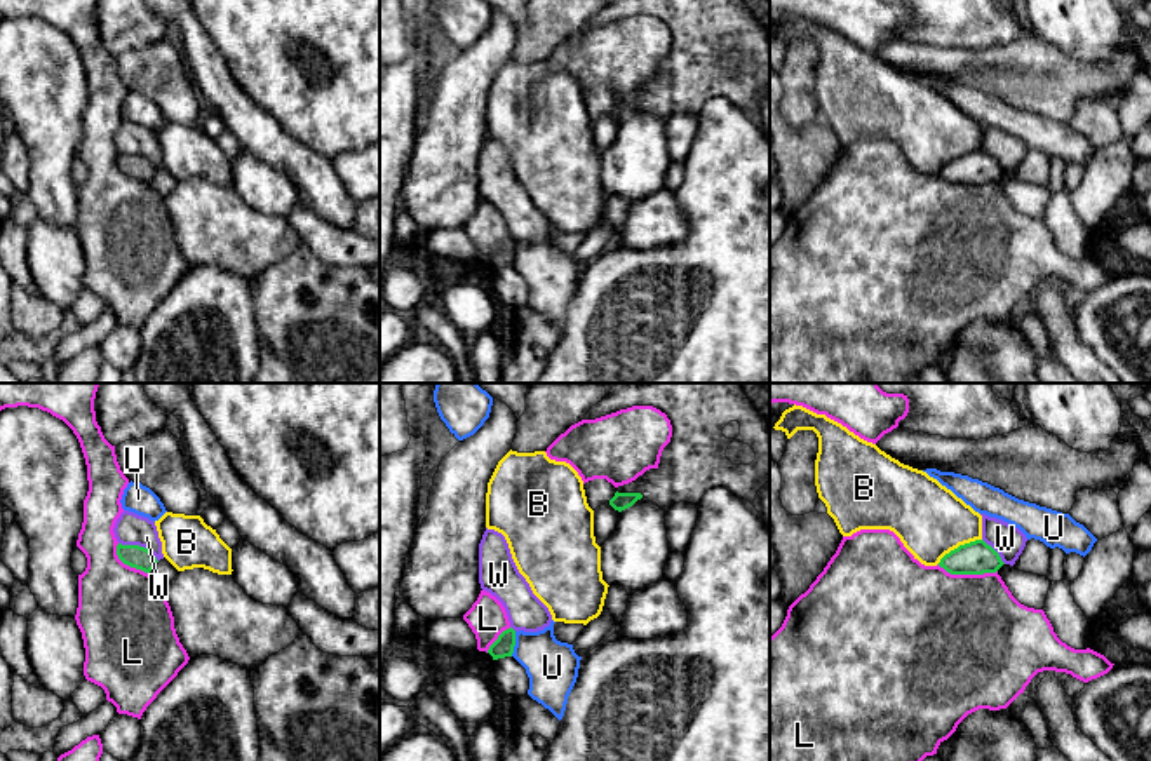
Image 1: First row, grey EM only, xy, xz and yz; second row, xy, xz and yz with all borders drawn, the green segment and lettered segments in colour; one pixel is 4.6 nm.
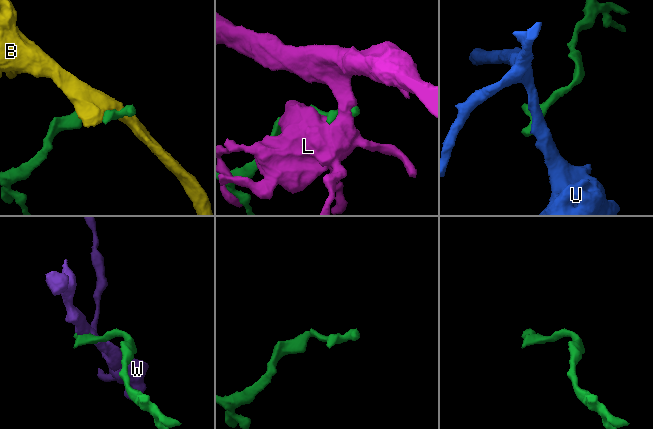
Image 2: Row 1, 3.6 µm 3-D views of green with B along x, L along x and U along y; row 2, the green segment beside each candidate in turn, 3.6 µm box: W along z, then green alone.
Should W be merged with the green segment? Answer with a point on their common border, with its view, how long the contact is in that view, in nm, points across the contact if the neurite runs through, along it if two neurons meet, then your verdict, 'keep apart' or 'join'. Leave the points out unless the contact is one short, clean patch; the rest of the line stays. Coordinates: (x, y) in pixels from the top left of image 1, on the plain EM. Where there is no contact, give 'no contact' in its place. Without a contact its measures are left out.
meets green in xy at (138, 155); contact 200 nm long; border along xy (119, 152), (143, 155), (157, 171); keep apart

